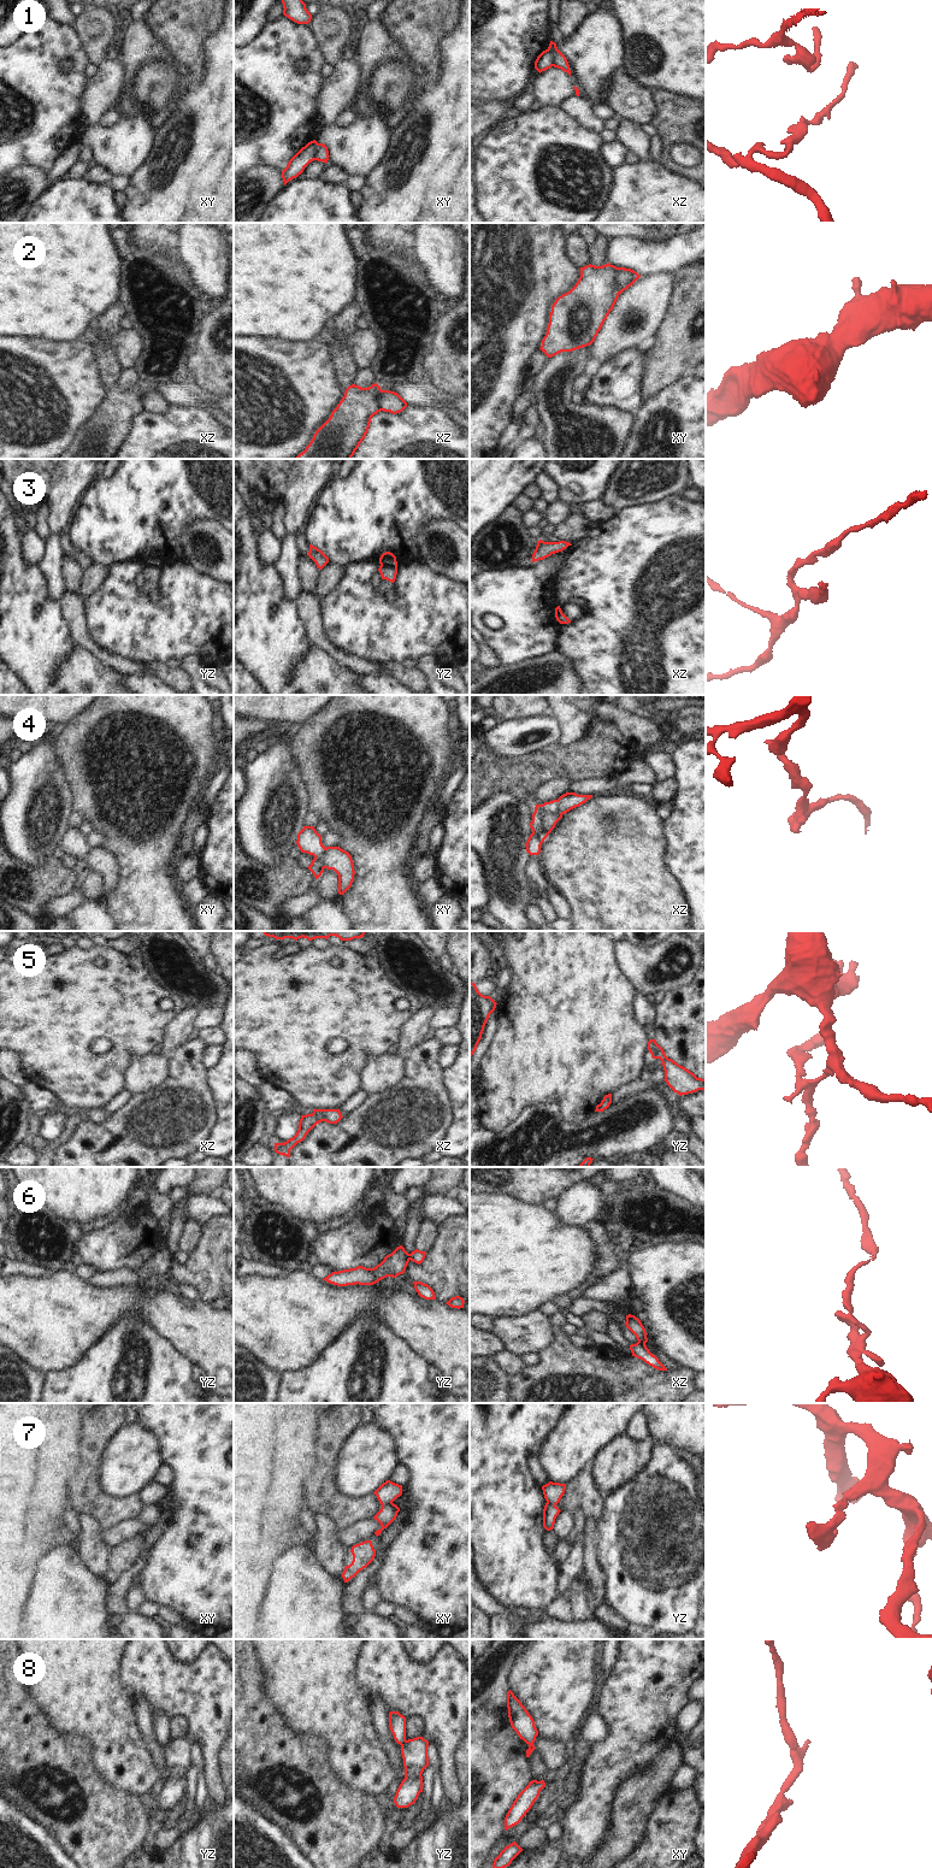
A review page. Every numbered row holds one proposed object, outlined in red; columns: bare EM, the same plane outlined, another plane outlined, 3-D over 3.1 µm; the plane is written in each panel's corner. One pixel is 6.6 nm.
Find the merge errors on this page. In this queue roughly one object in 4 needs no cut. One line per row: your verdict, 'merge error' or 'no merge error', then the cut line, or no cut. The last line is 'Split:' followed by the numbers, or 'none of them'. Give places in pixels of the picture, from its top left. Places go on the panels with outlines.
1: merge error | xy (317, 142), (313, 149), (313, 159)
2: merge error | xy (619, 267), (618, 293)
3: merge error | yz (381, 563), (396, 566)
4: merge error | xy (324, 847), (320, 854), (322, 867)
5: merge error | xz (313, 1112), (324, 1120)
6: merge error | xz (638, 1341), (644, 1344)
7: merge error | xy (391, 1502), (382, 1506)
8: merge error | yz (406, 1740), (401, 1745)
Split: 1, 2, 3, 4, 5, 6, 7, 8

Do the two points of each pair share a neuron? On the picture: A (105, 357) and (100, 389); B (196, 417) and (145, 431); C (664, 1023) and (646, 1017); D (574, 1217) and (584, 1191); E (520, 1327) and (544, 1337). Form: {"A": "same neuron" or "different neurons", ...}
{"A": "different neurons", "B": "same neuron", "C": "different neurons", "D": "same neuron", "E": "same neuron"}

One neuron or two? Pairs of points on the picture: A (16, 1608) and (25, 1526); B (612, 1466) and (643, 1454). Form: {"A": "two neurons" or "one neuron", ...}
{"A": "one neuron", "B": "one neuron"}

